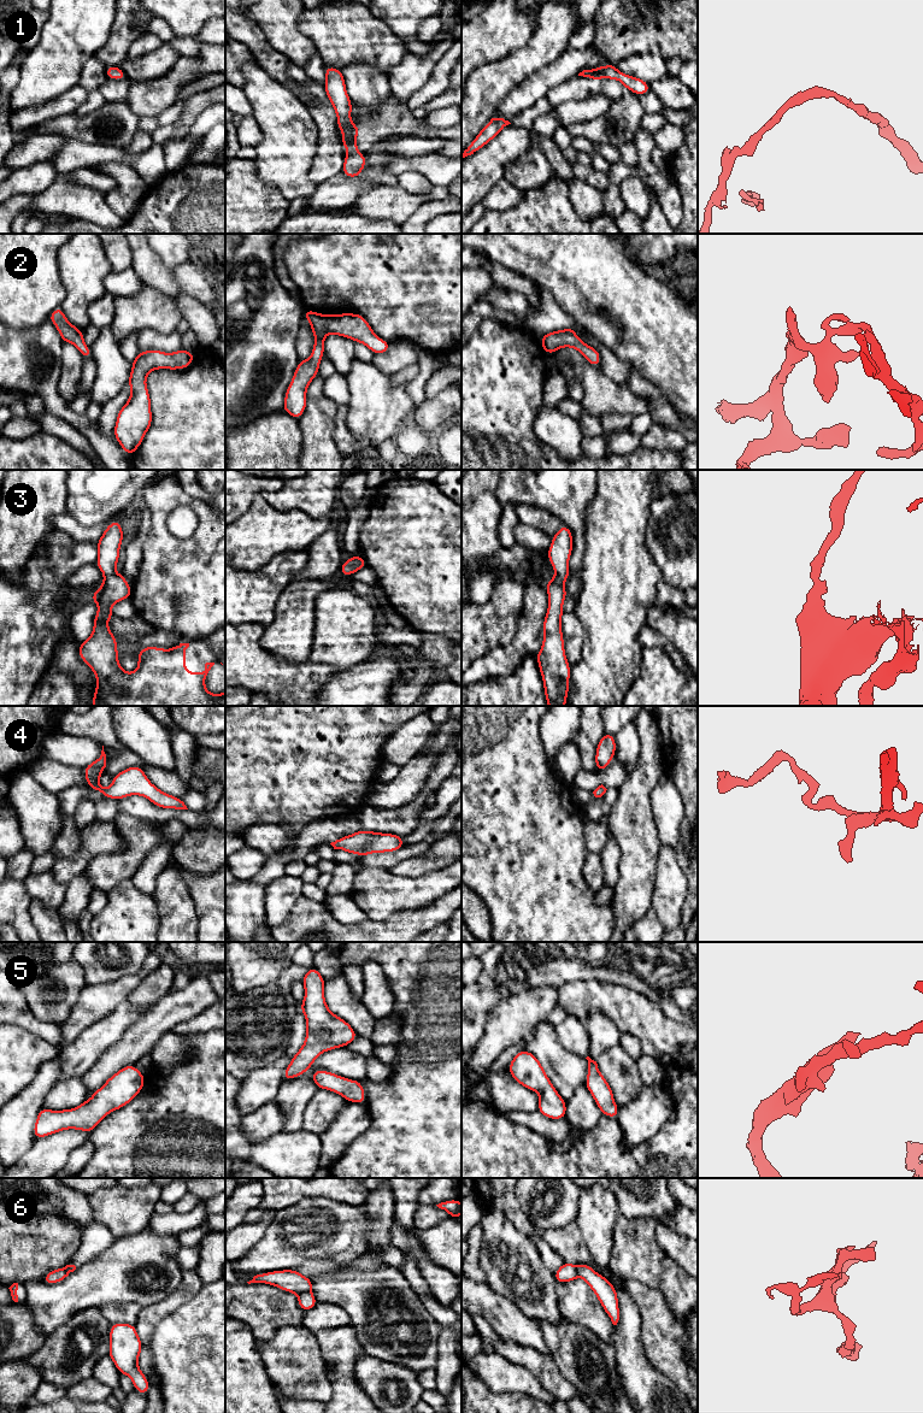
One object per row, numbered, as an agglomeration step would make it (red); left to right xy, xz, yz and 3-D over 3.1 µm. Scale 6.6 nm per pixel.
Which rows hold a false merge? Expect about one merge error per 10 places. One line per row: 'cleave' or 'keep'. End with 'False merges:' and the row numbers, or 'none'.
1: keep
2: keep
3: keep
4: keep
5: keep
6: keep
False merges: none

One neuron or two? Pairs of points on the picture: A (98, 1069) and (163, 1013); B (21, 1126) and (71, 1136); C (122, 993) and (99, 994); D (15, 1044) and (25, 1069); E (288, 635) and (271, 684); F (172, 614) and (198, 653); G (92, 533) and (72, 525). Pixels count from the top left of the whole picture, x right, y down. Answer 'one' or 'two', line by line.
A: one
B: two
C: one
D: one
E: two
F: two
G: one

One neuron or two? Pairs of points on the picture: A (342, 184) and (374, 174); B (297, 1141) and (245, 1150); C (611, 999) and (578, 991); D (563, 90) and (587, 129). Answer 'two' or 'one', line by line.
A: one
B: one
C: one
D: two

